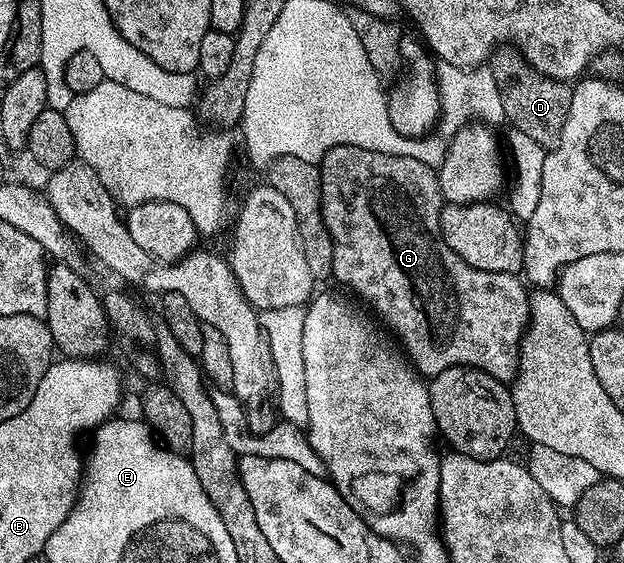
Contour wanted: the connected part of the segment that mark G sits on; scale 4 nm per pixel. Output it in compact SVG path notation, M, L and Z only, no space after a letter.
M333 145L322 154L319 174L324 210L355 209L355 217L339 217L330 226L335 244L331 277L369 307L394 334L415 370L430 379L449 367L468 365L498 381L514 382L519 370L519 347L531 317L528 286L513 273L490 273L469 267L469 263L445 243L439 226L445 202L438 172L425 163L417 163L417 159L374 153L352 145Z

